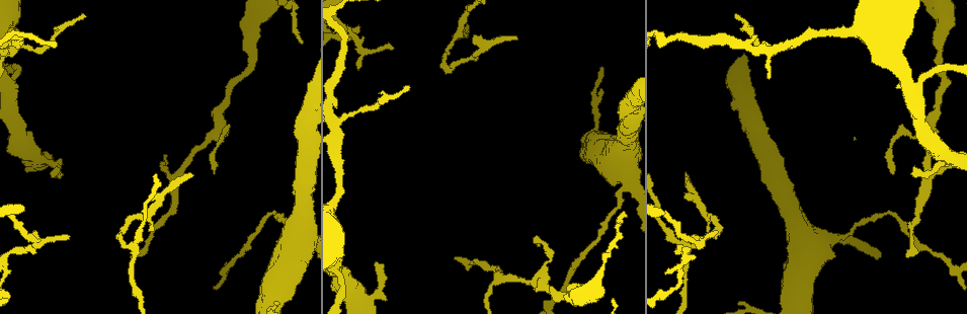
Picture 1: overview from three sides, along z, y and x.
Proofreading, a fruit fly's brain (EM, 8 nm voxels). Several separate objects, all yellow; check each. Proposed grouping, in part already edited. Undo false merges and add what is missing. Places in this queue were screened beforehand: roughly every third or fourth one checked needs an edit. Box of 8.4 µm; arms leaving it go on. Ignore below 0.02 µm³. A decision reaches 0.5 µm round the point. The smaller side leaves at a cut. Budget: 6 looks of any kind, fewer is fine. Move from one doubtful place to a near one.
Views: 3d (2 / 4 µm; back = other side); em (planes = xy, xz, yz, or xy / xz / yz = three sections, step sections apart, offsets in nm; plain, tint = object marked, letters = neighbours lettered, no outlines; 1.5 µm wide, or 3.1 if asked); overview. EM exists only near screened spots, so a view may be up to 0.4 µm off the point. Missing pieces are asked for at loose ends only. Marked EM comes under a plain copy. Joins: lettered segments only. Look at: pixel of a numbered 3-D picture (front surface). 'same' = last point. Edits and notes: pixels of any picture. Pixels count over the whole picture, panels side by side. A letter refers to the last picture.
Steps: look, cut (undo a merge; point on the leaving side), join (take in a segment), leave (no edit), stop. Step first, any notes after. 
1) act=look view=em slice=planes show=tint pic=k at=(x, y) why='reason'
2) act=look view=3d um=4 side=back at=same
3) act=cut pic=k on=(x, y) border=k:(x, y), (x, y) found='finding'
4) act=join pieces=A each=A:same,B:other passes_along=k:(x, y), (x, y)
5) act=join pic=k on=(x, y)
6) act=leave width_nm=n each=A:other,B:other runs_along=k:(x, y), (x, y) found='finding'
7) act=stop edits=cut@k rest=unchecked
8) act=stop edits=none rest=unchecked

act=look view=3d um=2 pic=1 at=(410, 87) why='thin end'

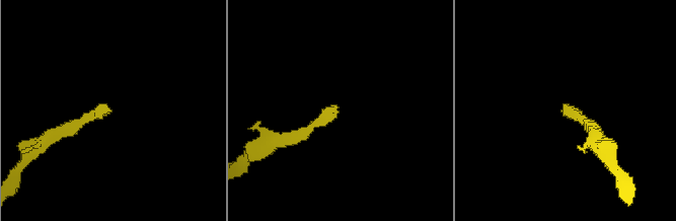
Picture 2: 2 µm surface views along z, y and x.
act=look view=em slice=planes show=tint pic=2 at=(334, 107)

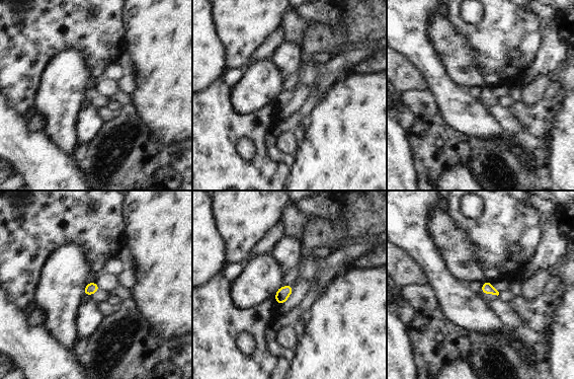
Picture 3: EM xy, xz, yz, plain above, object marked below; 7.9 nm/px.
act=look view=em slice=planes show=letters at=same

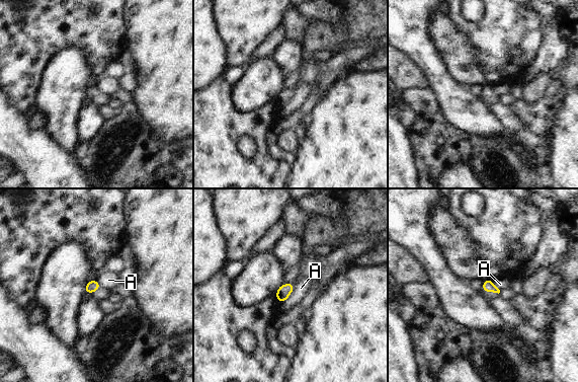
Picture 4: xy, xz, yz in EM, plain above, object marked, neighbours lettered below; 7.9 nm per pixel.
act=leave each=A:other found='no lettered segment goes on from it'

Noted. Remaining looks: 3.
act=look view=em slice=planes show=letters pic=1 at=(684, 240) why='a fork'

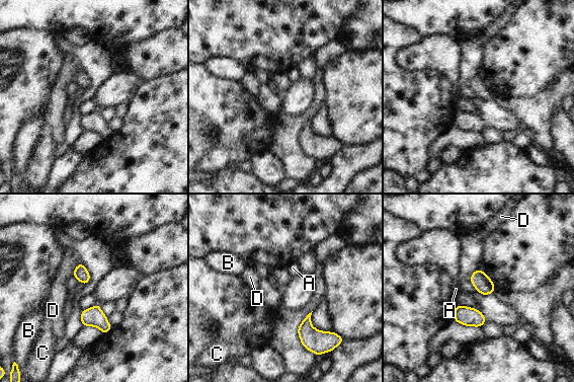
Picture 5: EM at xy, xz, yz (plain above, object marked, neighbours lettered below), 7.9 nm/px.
act=leave longest_contact=D:130nm each=A:other,B:other,C:other,D:other border=5:(459, 304), (456, 306) found='one cell here'

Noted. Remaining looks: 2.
act=look view=em slice=planes show=letters pic=1 at=(134, 247) why='three-way junction'

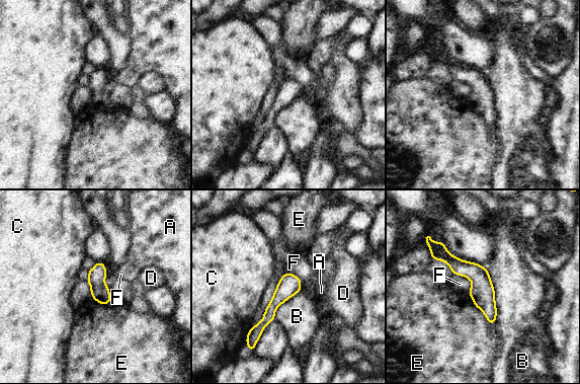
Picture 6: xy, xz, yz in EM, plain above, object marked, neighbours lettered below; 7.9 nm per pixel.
act=leave each=A:other,B:other,C:other,D:other,E:other,F:other border=6:(453, 274), (470, 280), (469, 292) found='all the same cell'

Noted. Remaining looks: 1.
act=stop edits=none rest=unchecked

